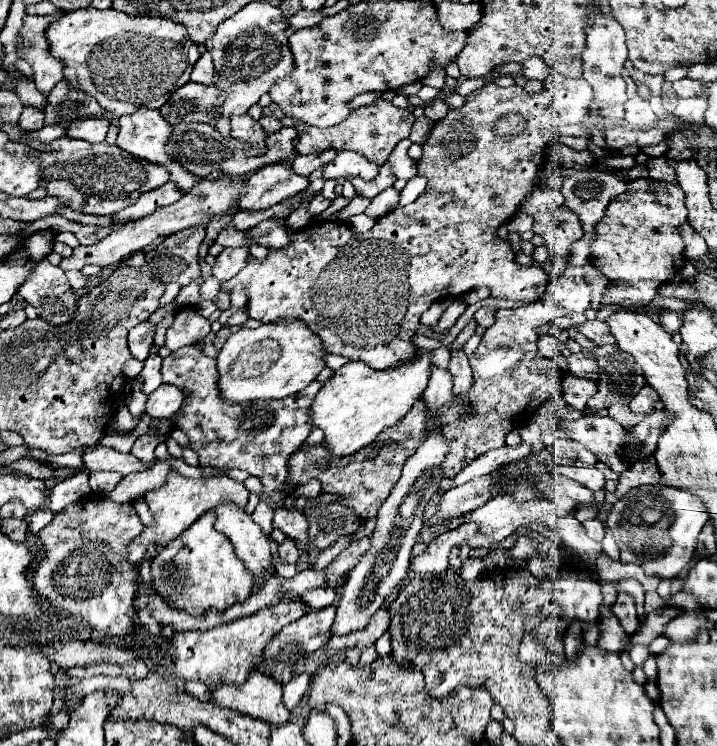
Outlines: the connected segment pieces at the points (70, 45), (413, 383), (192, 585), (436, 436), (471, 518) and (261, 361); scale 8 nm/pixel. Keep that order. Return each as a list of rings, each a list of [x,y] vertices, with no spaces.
[[[89,6],[67,12],[47,28],[47,38],[51,54],[65,62],[65,78],[71,88],[85,90],[89,96],[97,98],[109,114],[115,116],[131,114],[139,108],[161,108],[175,90],[189,82],[191,68],[201,56],[199,46],[187,40],[187,30],[181,24],[151,16],[127,16],[125,12],[117,12],[113,8],[95,10]]]
[[[419,350],[417,358],[409,364],[383,372],[377,372],[363,362],[349,362],[339,368],[335,376],[323,384],[311,404],[311,424],[325,432],[325,446],[331,458],[355,454],[371,444],[379,432],[397,424],[427,388],[429,368],[431,358],[425,350]]]
[[[207,512],[177,540],[163,546],[151,562],[153,590],[165,596],[175,608],[183,608],[195,616],[201,616],[211,608],[223,612],[237,602],[245,602],[253,590],[251,572],[237,558],[227,536],[217,532],[213,524],[215,516],[213,512]]]
[[[431,432],[431,436],[421,444],[421,448],[405,462],[401,478],[397,480],[393,492],[377,512],[377,524],[371,534],[371,548],[347,576],[337,606],[337,616],[331,628],[333,636],[345,636],[353,630],[363,628],[367,620],[385,604],[385,598],[407,576],[411,548],[417,542],[417,534],[423,526],[423,510],[431,496],[437,492],[437,486],[443,478],[441,462],[445,460],[447,450],[447,440],[439,432]]]
[[[497,496],[481,508],[465,514],[465,522],[473,522],[479,532],[489,536],[493,542],[501,542],[519,526],[541,522],[541,500],[515,502],[511,496]]]
[[[281,320],[255,330],[241,328],[217,356],[219,390],[227,402],[279,400],[307,388],[325,368],[323,342],[301,320]]]

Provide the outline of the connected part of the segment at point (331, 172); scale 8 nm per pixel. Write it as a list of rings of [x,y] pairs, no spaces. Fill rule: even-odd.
[[[341,150],[333,162],[329,162],[323,170],[323,178],[363,178],[363,180],[375,180],[379,174],[379,166],[369,162],[365,156],[359,156],[349,150]]]

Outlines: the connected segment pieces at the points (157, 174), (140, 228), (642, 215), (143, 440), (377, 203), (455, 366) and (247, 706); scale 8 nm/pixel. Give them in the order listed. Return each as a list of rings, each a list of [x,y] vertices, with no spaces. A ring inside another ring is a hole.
[[[61,136],[49,144],[49,152],[43,152],[43,176],[39,186],[45,188],[47,196],[63,200],[77,212],[85,214],[117,214],[131,206],[143,192],[155,190],[169,182],[169,172],[145,160],[139,160],[115,144],[91,144]]]
[[[201,180],[191,192],[187,192],[175,204],[159,208],[155,214],[145,216],[141,220],[123,224],[119,230],[113,230],[107,238],[103,238],[97,244],[77,246],[69,258],[61,258],[59,266],[63,270],[81,270],[87,264],[97,264],[97,266],[115,264],[115,262],[123,260],[125,256],[131,256],[131,254],[143,250],[157,236],[171,236],[171,234],[175,234],[175,232],[179,232],[183,228],[191,228],[195,224],[203,224],[203,222],[207,222],[209,216],[211,216],[211,220],[223,218],[223,214],[241,198],[241,190],[243,190],[243,180],[213,180],[213,182],[211,180]]]
[[[651,178],[631,180],[627,192],[617,196],[607,206],[607,212],[599,226],[595,226],[595,240],[591,242],[589,262],[601,270],[611,284],[618,284],[622,295],[602,297],[601,306],[620,305],[622,307],[642,307],[657,296],[661,284],[671,282],[679,268],[683,268],[685,242],[679,234],[679,226],[687,220],[685,194],[673,184],[655,182]]]
[[[143,434],[139,436],[135,442],[133,442],[133,448],[131,448],[131,454],[137,456],[141,462],[153,462],[155,460],[155,448],[159,442],[165,442],[163,436],[149,436],[149,434]]]
[[[387,188],[387,190],[383,190],[379,196],[375,196],[371,200],[371,204],[365,210],[365,214],[371,216],[371,218],[375,218],[375,220],[379,220],[385,214],[393,212],[397,208],[397,202],[399,202],[399,192],[395,188]]]
[[[453,348],[451,350],[449,372],[453,374],[453,382],[455,382],[453,392],[457,396],[467,394],[467,390],[471,388],[471,382],[473,382],[473,378],[471,378],[473,374],[471,374],[471,368],[469,368],[469,362],[467,362],[467,356],[465,356],[463,348]]]
[[[253,672],[243,684],[213,688],[213,700],[217,706],[269,720],[269,724],[285,724],[289,720],[289,710],[281,702],[281,684],[261,672]]]

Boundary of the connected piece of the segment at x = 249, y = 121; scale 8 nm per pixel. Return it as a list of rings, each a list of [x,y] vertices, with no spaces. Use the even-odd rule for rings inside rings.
[[[249,114],[245,116],[233,116],[231,118],[231,136],[235,140],[247,142],[251,156],[255,156],[255,152],[263,152],[265,148],[265,132],[261,130],[259,122],[253,120]]]

